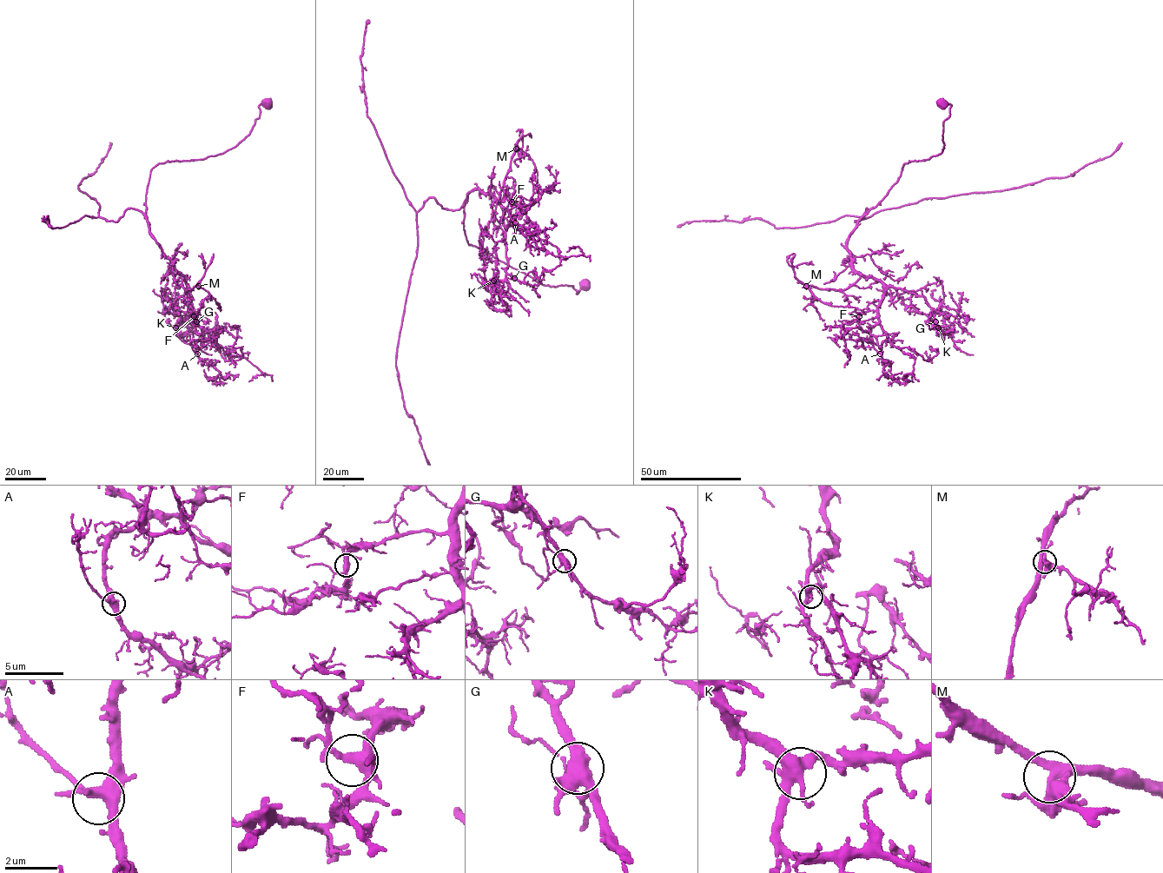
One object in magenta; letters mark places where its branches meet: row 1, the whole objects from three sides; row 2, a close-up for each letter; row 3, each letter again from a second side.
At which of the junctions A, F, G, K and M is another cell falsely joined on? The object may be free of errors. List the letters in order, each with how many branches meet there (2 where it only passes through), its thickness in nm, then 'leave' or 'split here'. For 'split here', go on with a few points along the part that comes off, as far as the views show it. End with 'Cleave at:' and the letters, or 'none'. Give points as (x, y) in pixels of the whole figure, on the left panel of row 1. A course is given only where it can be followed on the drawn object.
A: 4 branches meet; 440 nm thick; leave
F: 5 branches meet; 360 nm thick; leave
G: 5 branches meet; 480 nm thick; leave
K: 5 branches meet; 420 nm thick; leave
M: 5 branches meet; 380 nm thick; leave
Cleave at: none

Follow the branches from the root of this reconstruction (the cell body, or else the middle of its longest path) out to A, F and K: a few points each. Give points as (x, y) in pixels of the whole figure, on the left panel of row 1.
A: (267, 104), (259, 106), (252, 129), (235, 146), (150, 171), (148, 231), (185, 277), (201, 338), (197, 353)
F: (267, 104), (259, 106), (252, 129), (235, 146), (150, 171), (148, 231), (185, 277), (194, 316)
K: (267, 104), (259, 106), (252, 129), (235, 146), (150, 171), (148, 231), (187, 285), (175, 327)

